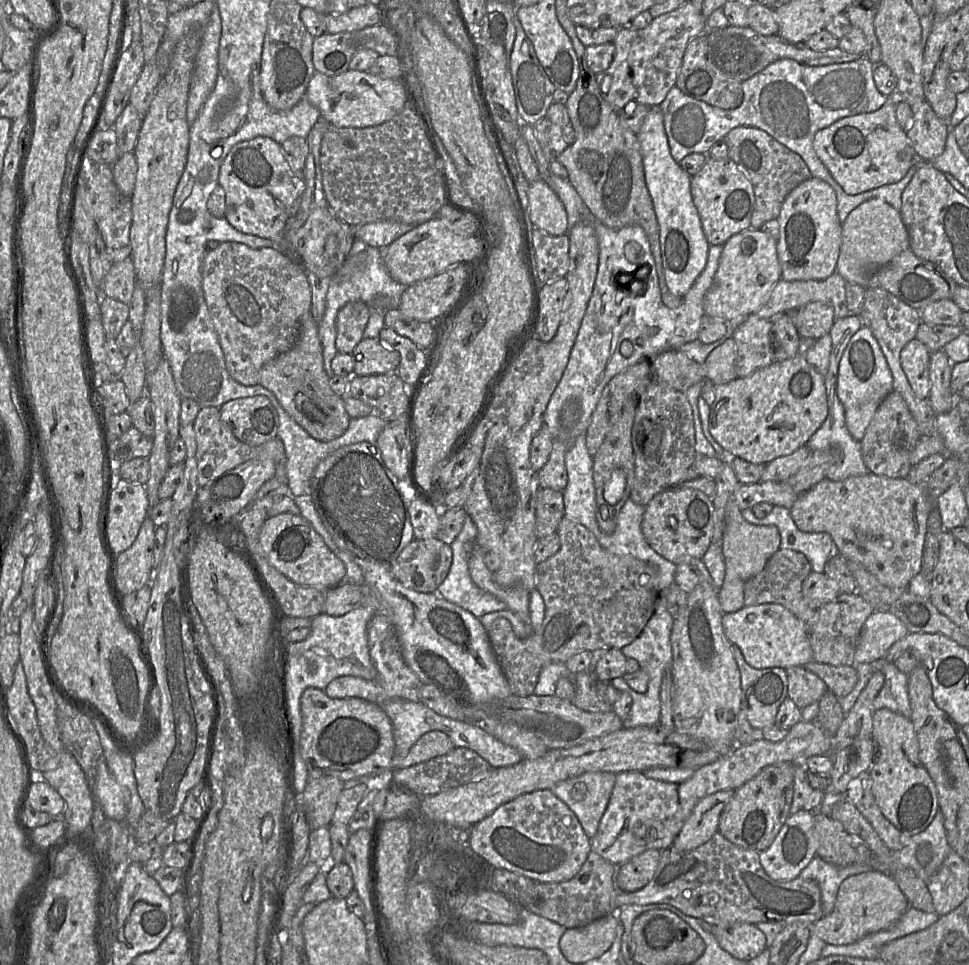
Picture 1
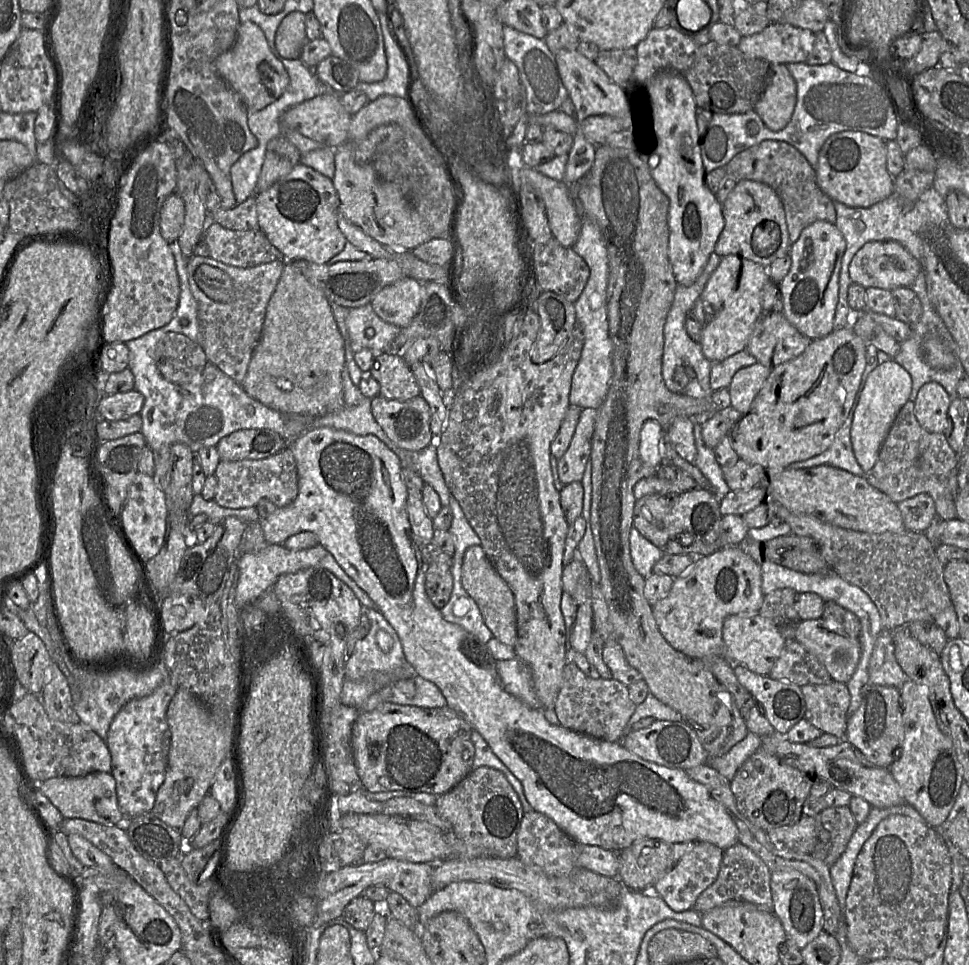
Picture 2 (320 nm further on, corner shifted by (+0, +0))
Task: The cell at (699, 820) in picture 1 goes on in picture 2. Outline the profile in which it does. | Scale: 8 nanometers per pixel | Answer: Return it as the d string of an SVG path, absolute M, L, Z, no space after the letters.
M691 841L672 844L672 861L653 885L652 892L660 896L675 912L693 909L698 896L717 878L723 850L714 844Z

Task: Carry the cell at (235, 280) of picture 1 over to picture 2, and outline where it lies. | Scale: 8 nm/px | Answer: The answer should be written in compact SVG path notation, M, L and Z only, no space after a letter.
M192 256L188 261L189 287L198 305L197 343L203 348L208 361L240 385L247 375L252 355L260 341L266 309L282 275L285 262L278 260L251 268L238 268L211 257Z

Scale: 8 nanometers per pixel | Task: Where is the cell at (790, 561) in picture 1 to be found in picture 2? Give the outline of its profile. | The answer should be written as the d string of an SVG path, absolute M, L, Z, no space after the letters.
M780 588L764 595L759 614L773 622L777 627L798 624L799 615L795 609L797 593L791 588Z

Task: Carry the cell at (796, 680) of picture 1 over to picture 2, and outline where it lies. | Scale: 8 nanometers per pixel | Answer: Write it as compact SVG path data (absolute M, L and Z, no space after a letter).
M845 683L800 686L805 700L805 716L813 726L843 740L846 736L850 694Z

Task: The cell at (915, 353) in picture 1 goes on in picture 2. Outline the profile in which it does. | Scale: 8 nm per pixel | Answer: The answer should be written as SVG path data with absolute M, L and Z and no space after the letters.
M924 384L914 402L915 417L920 426L930 433L944 434L951 399L940 384Z

